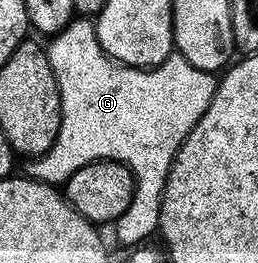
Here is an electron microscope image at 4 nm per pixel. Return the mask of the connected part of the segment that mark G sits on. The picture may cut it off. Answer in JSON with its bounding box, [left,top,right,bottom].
[29,16,218,244]

